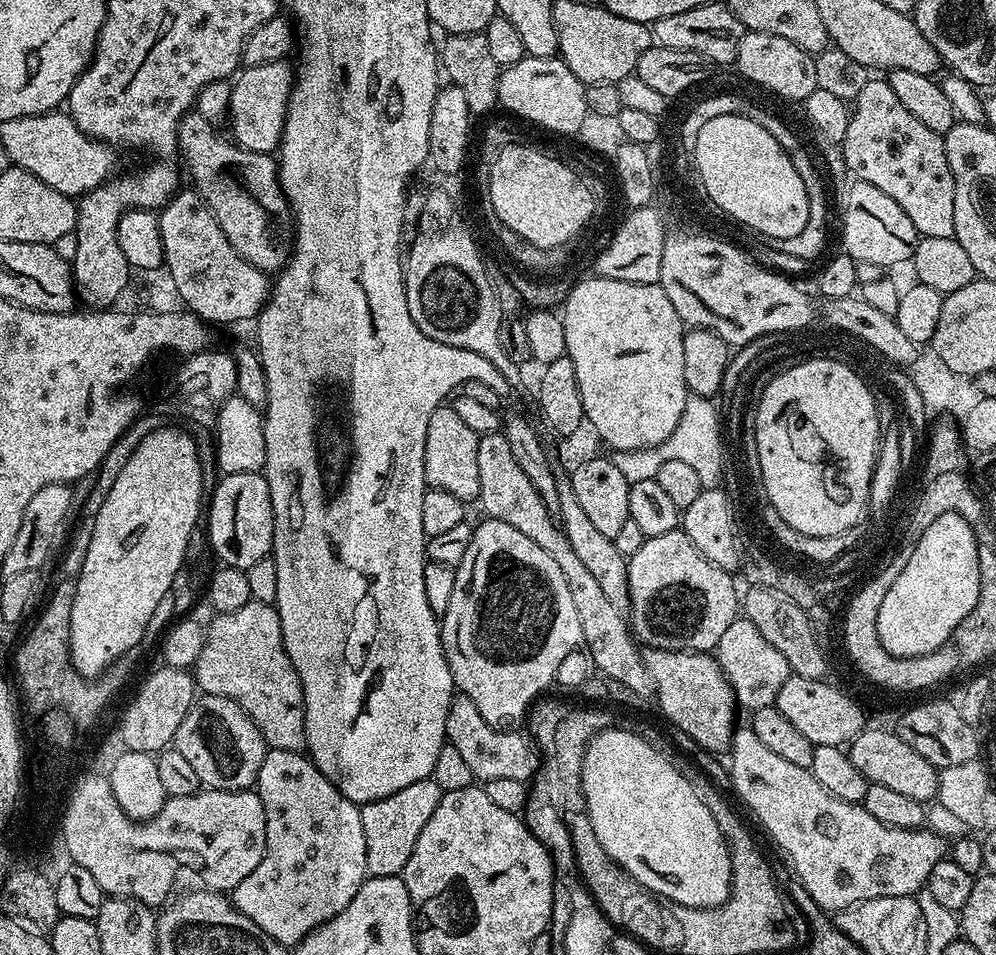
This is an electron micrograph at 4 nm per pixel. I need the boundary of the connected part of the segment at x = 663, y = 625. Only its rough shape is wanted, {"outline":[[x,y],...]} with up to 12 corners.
{"outline":[[682,530],[628,562],[635,639],[711,653],[738,619],[733,573]]}

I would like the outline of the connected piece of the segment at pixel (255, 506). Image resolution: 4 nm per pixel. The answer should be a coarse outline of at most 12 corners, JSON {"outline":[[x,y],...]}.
{"outline":[[263,471],[219,477],[206,544],[247,570],[274,542]]}

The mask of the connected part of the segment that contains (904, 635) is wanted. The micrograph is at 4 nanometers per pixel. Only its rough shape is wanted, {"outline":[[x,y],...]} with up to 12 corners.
{"outline":[[954,512],[927,527],[880,621],[893,656],[951,641],[978,600],[979,546]]}

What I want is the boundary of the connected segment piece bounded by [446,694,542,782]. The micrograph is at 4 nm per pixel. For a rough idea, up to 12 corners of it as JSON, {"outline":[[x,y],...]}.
{"outline":[[456,694],[446,740],[480,782],[531,781],[542,763],[523,731],[494,730]]}

